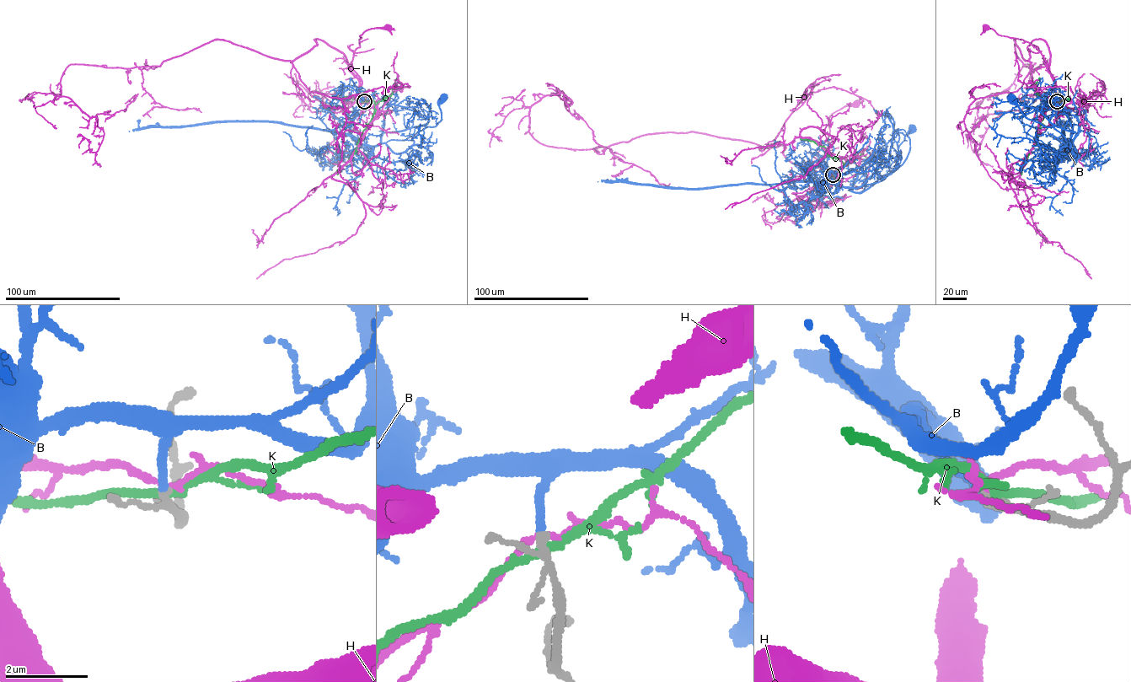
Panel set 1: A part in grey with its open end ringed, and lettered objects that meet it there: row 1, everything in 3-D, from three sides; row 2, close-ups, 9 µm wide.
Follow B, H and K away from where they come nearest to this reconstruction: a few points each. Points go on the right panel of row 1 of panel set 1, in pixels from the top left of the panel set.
B: (1057, 101), (1078, 122), (1078, 135), (1065, 144), (1069, 146), (1069, 140), (1053, 127), (1027, 119), (1011, 97)
H: (1057, 101), (1064, 102), (1057, 99), (1055, 80), (1040, 52), (1027, 42), (1001, 35), (986, 27)
K: (1058, 101), (1052, 99), (1047, 106), (1037, 137), (1021, 174)

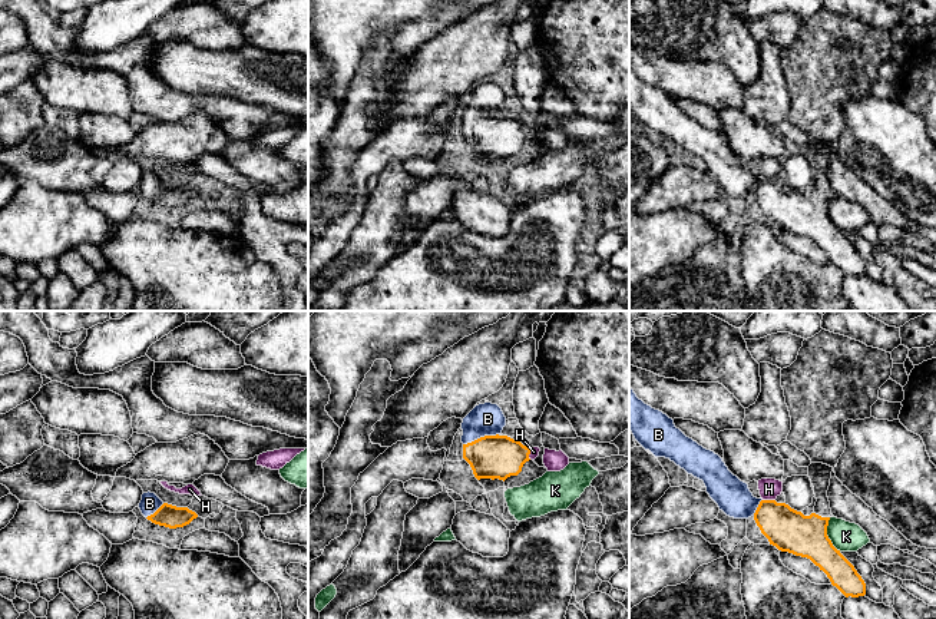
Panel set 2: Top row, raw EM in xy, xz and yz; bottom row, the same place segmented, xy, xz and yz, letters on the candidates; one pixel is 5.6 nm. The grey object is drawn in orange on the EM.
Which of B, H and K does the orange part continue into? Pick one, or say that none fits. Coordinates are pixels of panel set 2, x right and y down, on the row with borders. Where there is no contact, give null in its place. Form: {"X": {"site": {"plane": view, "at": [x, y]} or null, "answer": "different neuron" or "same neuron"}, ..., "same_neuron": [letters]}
{"B": {"site": {"plane": "xz", "at": [480, 437]}, "answer": "same neuron"}, "H": {"site": {"plane": "yz", "at": [769, 500]}, "answer": "different neuron"}, "K": {"site": {"plane": "yz", "at": [826, 535]}, "answer": "different neuron"}, "same_neuron": ["B"]}

